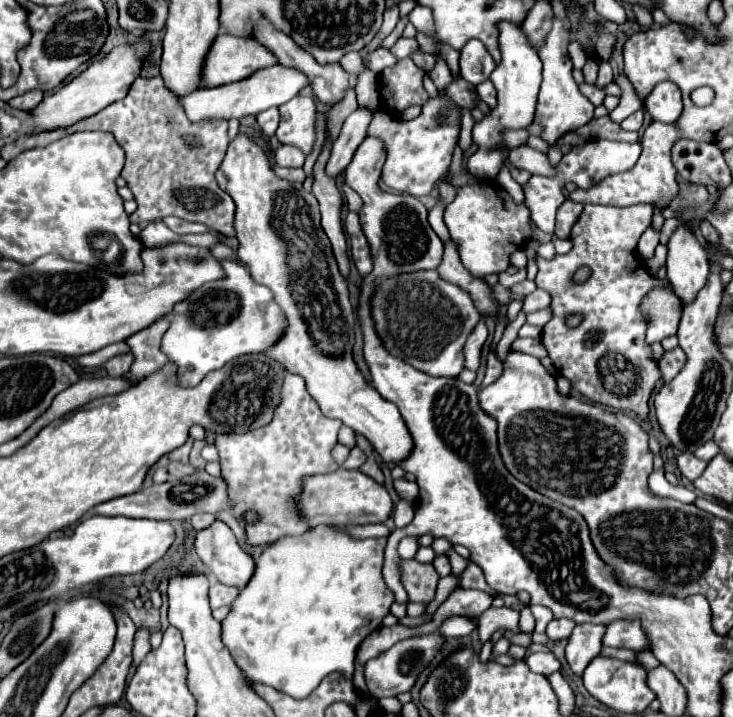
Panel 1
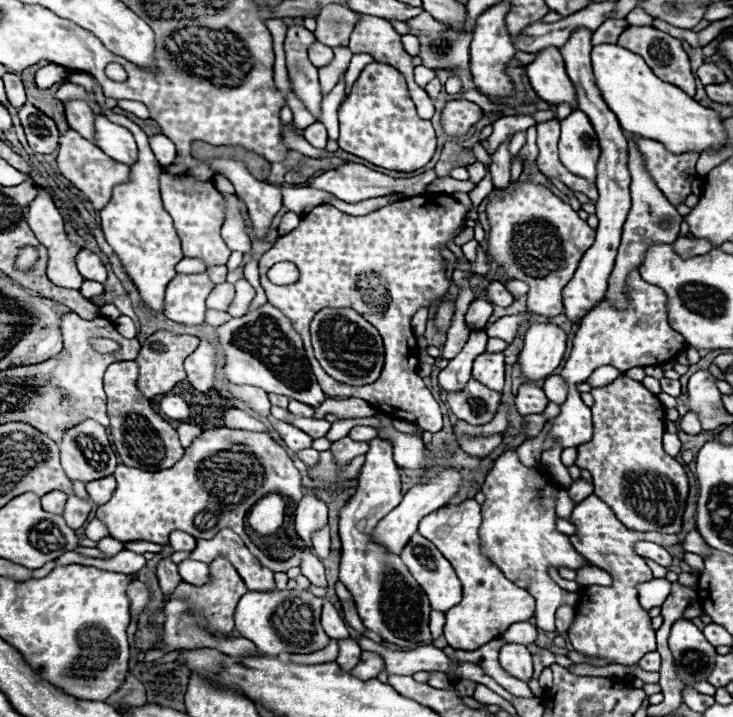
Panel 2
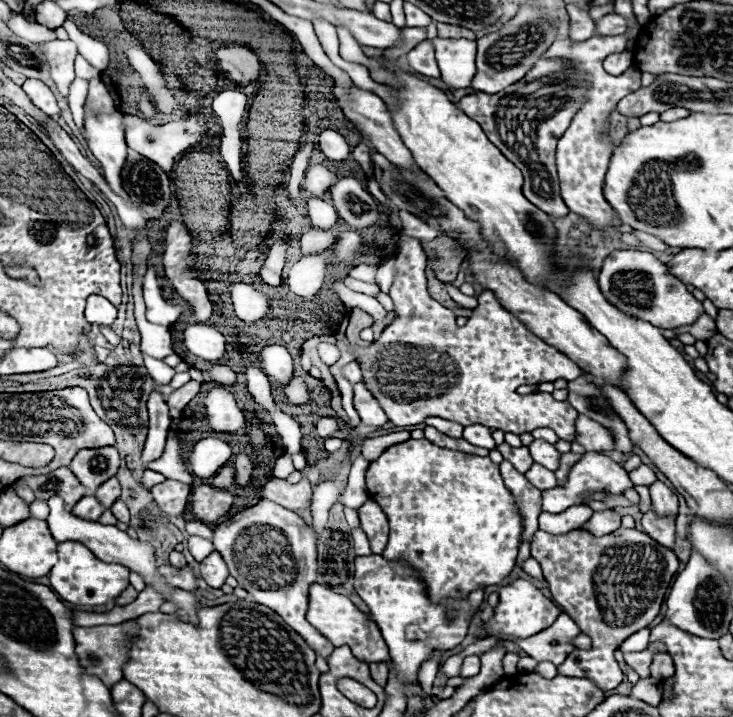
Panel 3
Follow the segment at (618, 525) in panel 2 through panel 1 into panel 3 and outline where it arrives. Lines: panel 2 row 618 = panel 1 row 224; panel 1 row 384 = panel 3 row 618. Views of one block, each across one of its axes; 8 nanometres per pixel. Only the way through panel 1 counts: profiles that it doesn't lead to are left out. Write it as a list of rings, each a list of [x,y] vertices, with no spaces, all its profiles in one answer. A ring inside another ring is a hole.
[[[618,528],[598,538],[586,530],[558,536],[538,530],[532,538],[532,556],[542,566],[552,598],[580,626],[582,634],[592,638],[592,648],[574,650],[558,666],[558,674],[590,678],[604,690],[616,688],[624,674],[614,660],[614,650],[658,616],[672,576],[678,570],[676,554],[640,530]]]

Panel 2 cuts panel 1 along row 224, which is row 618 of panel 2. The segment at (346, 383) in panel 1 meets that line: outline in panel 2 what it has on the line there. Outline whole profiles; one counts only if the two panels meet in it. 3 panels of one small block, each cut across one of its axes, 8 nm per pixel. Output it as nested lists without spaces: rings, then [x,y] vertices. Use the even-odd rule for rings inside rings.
[[[268,590],[268,592],[248,592],[240,598],[236,606],[236,630],[252,640],[256,648],[268,656],[278,656],[282,652],[310,654],[328,646],[330,638],[320,626],[324,598],[314,596],[308,590]]]

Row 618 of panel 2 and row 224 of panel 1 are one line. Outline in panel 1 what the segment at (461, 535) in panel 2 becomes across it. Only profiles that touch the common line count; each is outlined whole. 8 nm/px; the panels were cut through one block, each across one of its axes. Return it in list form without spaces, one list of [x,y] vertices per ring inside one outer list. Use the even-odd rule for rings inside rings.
[[[490,184],[460,188],[456,192],[456,198],[444,210],[444,222],[458,246],[464,268],[478,278],[506,270],[510,266],[510,254],[518,250],[526,242],[526,238],[532,236],[530,212],[526,210],[526,206],[514,204],[512,197],[504,189],[492,188]]]

